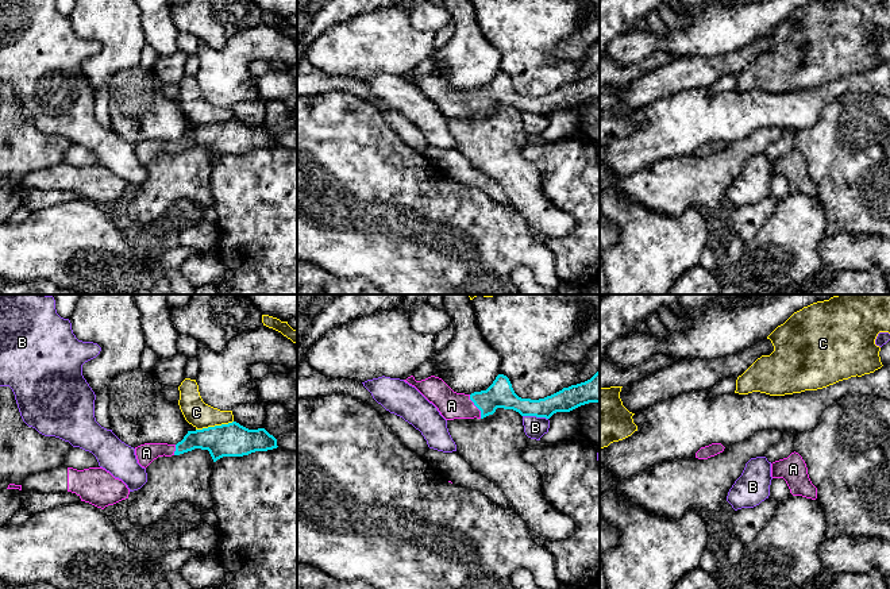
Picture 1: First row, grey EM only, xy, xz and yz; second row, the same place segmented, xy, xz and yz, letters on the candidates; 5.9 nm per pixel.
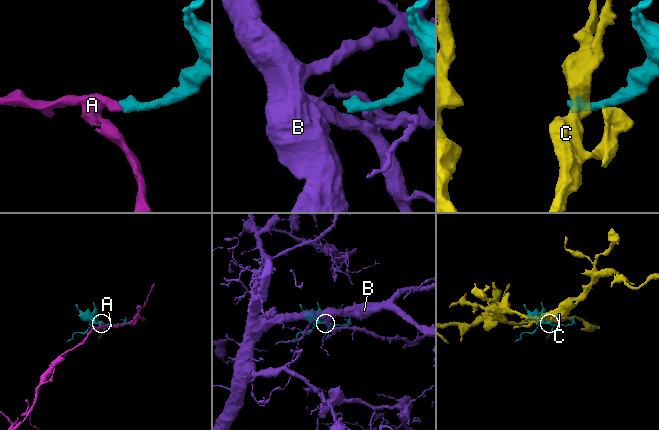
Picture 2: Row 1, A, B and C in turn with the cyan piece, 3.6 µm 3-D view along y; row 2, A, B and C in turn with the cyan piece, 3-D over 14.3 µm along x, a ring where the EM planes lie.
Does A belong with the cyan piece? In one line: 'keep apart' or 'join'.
join

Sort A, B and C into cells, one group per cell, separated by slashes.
A / B / C

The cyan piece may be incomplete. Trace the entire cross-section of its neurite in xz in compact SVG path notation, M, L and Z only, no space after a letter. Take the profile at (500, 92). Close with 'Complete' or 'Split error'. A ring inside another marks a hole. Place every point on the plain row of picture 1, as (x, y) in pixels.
M600 68L585 80L563 85L539 97L519 95L504 72L498 72L486 88L471 92L454 89L435 73L421 78L411 73L404 78L432 100L446 118L483 116L493 112L497 105L513 107L521 113L550 116L556 109L570 109L589 100L600 100Z. Split error

